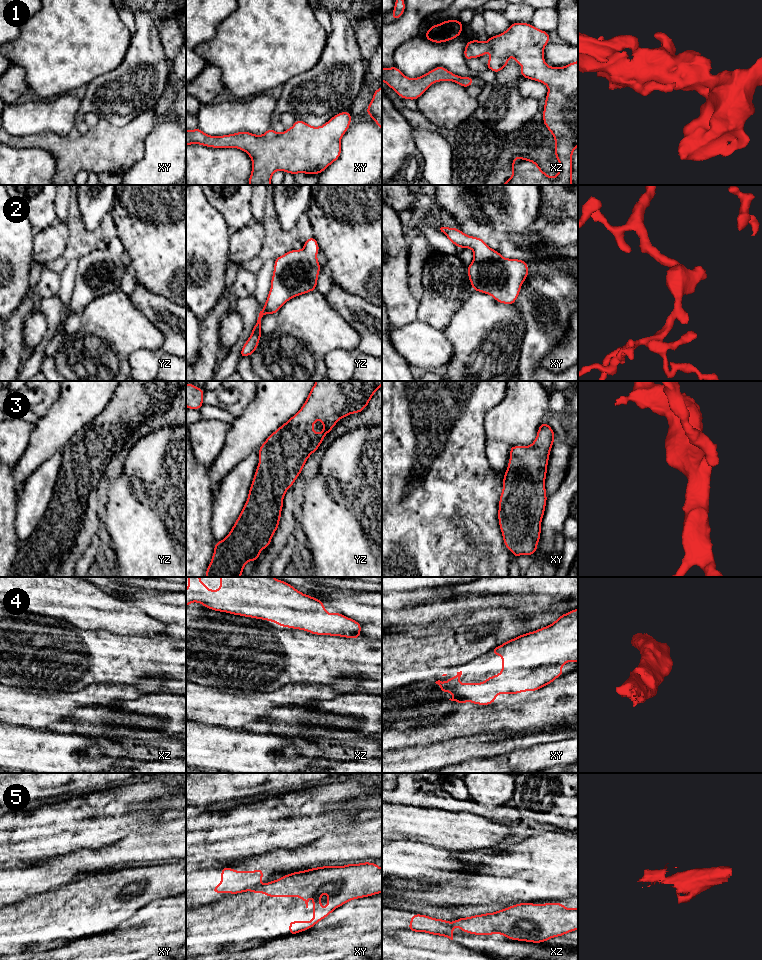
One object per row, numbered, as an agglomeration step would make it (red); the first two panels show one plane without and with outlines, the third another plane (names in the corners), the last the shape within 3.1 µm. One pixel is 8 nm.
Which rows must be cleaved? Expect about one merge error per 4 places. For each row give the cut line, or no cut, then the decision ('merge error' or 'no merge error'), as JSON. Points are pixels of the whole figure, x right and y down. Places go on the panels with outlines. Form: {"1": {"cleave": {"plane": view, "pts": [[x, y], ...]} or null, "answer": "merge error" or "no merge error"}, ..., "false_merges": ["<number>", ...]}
{"1": {"cleave": null, "answer": "no merge error"}, "2": {"cleave": null, "answer": "no merge error"}, "3": {"cleave": null, "answer": "no merge error"}, "4": {"cleave": null, "answer": "no merge error"}, "5": {"cleave": {"plane": "xy", "pts": [[257, 885], [253, 890]]}, "answer": "merge error"}, "false_merges": ["5"]}

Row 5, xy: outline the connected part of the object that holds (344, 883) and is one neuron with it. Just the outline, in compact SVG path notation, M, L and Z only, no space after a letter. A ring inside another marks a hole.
M363 862L358 864L346 864L344 866L321 866L299 872L286 874L285 876L257 886L254 893L264 893L267 897L299 897L308 908L309 895L313 895L313 920L290 921L289 935L294 935L313 928L318 922L330 915L336 908L348 901L369 897L382 893L382 868L376 863ZM327 893L328 904L321 908L321 894Z

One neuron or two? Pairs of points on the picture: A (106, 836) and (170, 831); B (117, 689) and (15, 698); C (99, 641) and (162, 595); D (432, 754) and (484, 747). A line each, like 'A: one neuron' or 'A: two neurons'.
A: two neurons
B: one neuron
C: two neurons
D: one neuron

